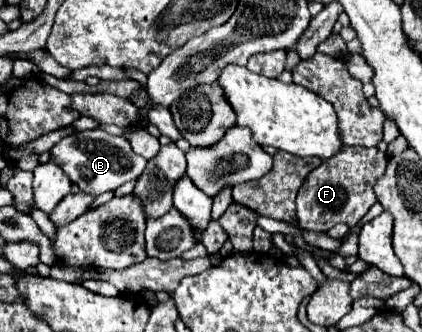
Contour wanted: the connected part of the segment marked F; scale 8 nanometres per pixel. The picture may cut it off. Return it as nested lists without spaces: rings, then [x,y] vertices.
[[[343,146],[331,160],[325,160],[317,166],[297,194],[297,224],[303,230],[325,232],[331,226],[345,222],[355,226],[373,206],[375,182],[383,176],[387,168],[387,156],[377,148],[365,146]]]

